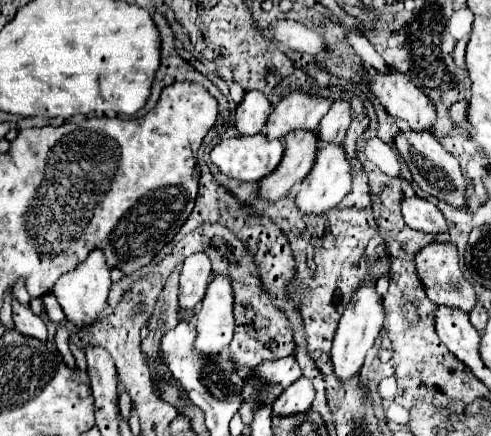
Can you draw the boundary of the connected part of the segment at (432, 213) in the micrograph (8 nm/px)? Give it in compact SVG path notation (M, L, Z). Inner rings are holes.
M403 196L401 200L401 212L405 222L419 230L419 232L427 232L427 234L437 234L437 232L445 232L447 224L443 214L437 210L435 204L431 204L425 198L419 196Z

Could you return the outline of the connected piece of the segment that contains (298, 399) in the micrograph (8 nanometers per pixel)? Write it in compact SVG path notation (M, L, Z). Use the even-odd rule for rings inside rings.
M299 378L295 384L291 384L273 404L273 418L285 418L295 416L297 412L307 412L311 402L315 398L315 390L307 378Z

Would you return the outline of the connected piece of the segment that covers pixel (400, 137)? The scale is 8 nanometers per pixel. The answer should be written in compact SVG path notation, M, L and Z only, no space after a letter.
M397 132L395 134L395 148L399 152L399 156L403 158L403 162L407 164L413 182L427 192L429 196L435 196L439 200L445 200L453 206L463 206L465 202L465 180L459 168L459 162L445 152L445 148L439 144L439 140L431 134L431 132Z

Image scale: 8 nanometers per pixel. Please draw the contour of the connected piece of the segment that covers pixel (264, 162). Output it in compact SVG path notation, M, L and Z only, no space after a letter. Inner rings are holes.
M265 134L221 140L211 150L211 162L221 174L239 182L257 182L271 174L283 156L281 140L267 140Z

